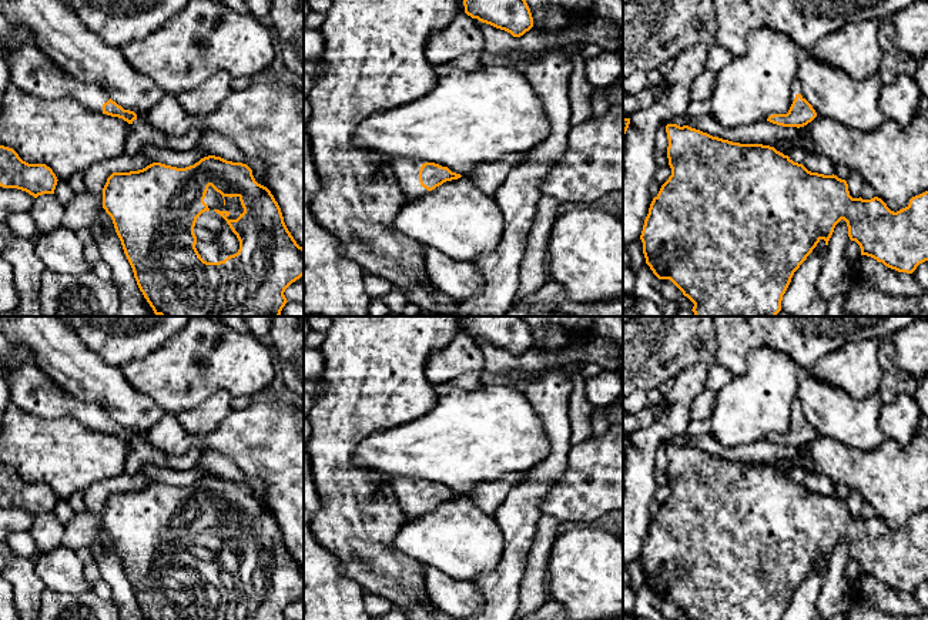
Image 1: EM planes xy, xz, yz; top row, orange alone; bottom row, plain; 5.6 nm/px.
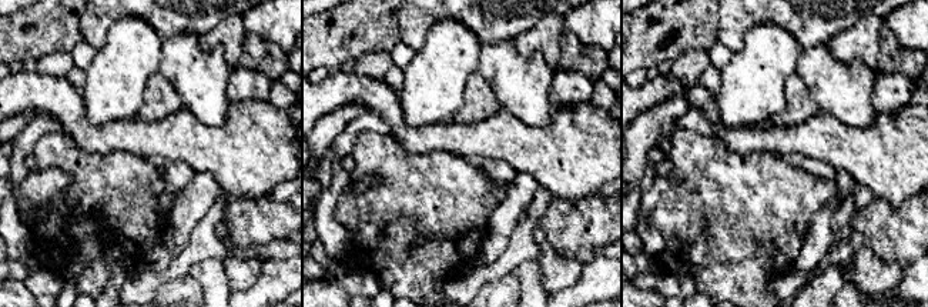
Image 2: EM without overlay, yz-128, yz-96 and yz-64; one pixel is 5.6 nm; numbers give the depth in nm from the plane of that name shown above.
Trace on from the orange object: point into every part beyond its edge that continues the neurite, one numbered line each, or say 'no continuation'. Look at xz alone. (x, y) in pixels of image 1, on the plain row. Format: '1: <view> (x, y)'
1: xz (405, 489)

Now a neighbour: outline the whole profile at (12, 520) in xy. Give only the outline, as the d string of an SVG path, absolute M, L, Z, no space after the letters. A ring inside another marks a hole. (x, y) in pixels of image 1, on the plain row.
M0 506L0 542L11 533L30 532L33 522L34 516L26 510Z

